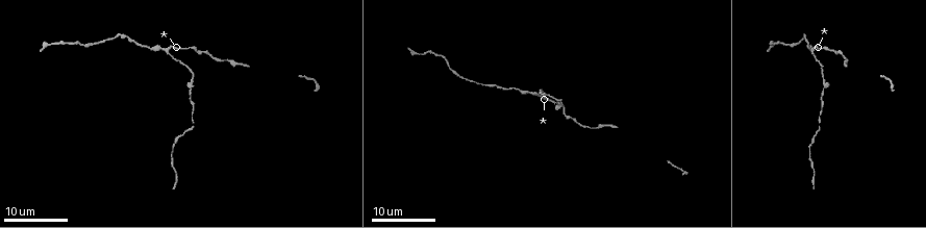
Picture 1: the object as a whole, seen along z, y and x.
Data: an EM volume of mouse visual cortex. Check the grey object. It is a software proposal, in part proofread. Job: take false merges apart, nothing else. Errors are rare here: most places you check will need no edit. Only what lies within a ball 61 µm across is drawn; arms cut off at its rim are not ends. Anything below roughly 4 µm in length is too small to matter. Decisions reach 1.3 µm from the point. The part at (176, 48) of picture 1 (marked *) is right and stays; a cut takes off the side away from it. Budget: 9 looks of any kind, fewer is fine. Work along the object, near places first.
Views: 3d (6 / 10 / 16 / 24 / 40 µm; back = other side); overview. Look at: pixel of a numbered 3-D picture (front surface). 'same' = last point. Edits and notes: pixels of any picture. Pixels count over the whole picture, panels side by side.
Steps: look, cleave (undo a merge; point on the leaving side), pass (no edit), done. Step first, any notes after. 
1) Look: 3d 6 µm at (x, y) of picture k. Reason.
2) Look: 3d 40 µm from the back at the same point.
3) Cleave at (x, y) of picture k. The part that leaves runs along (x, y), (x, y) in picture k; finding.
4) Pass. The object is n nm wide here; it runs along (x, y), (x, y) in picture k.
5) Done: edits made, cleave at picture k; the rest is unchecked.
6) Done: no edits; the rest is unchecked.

Look: 3d 16 µm at (211, 56) of picture 1. Sudden change in width.

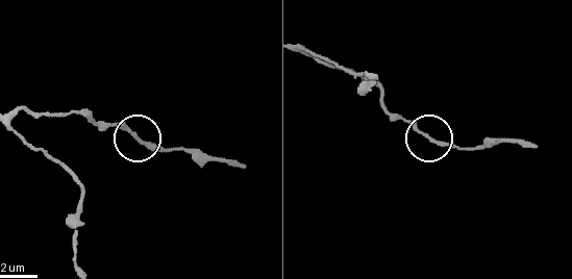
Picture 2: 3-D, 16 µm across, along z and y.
Look: 3d 10 µm at (433, 141) of picture 2. Closer look.

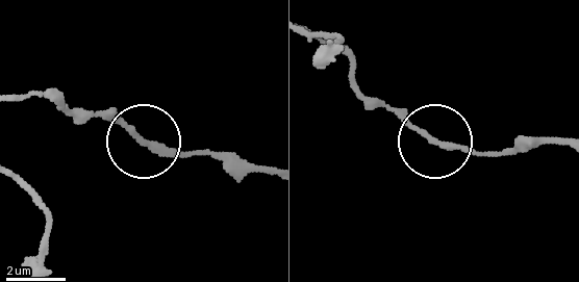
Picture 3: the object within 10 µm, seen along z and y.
Pass. It runs along (16, 95), (105, 109), (173, 149), (222, 154) in picture 3; one neuron here.

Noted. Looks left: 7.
Look: 3d 24 µm at (166, 52) of picture 1. Branch point.

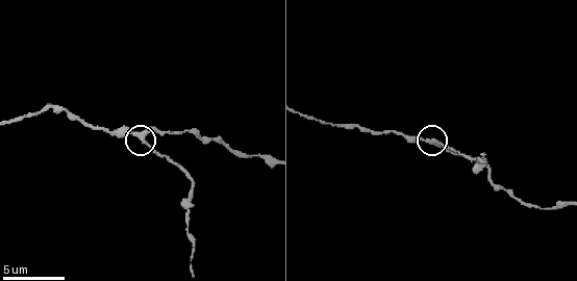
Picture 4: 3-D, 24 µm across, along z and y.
Look: 3d 10 µm at (141, 138) of picture 4.

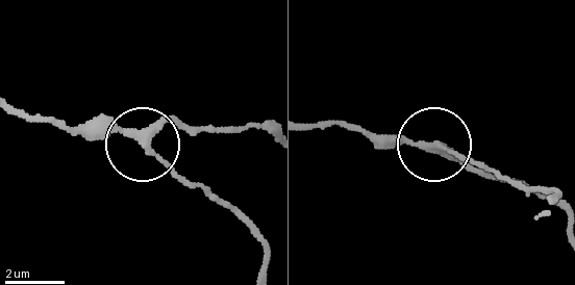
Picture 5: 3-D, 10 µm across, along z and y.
Pass. Continuous, no second neuron.

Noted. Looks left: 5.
Look: 3d 6 µm at (187, 214) of picture 4. Thick turns thin.

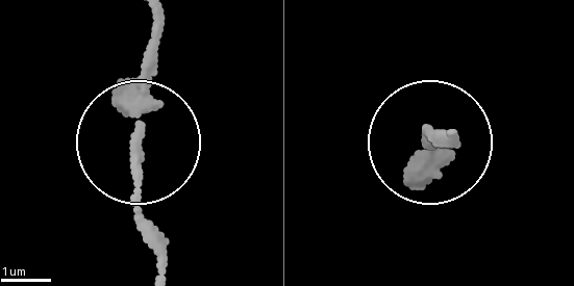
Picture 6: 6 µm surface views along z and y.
Pass. The object is 230 nm wide here; it runs along (153, 20), (141, 95), (141, 231), (153, 268) in picture 6; continuous, no second neuron.

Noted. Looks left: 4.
Look: 3d 6 µm at (194, 130) of picture 4. Thick turns thin.

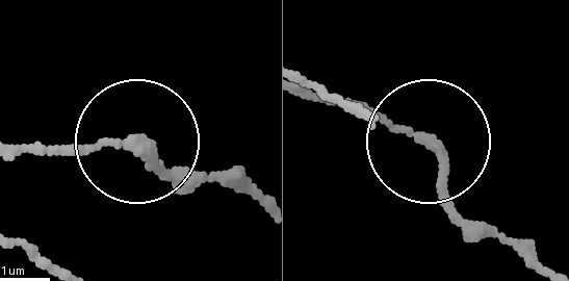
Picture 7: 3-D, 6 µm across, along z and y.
Pass. It runs along (306, 93), (368, 105), (418, 134), (464, 233) in picture 7; all the same neuron.

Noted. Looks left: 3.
Done: no edits; the rest is unchecked.

